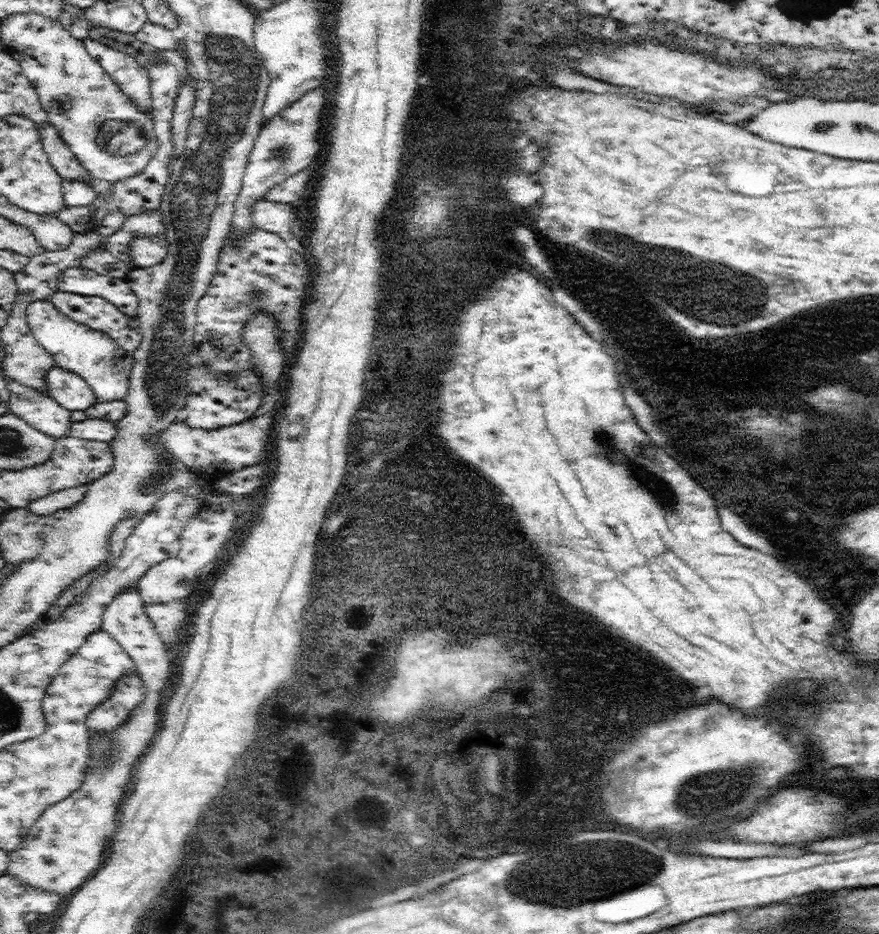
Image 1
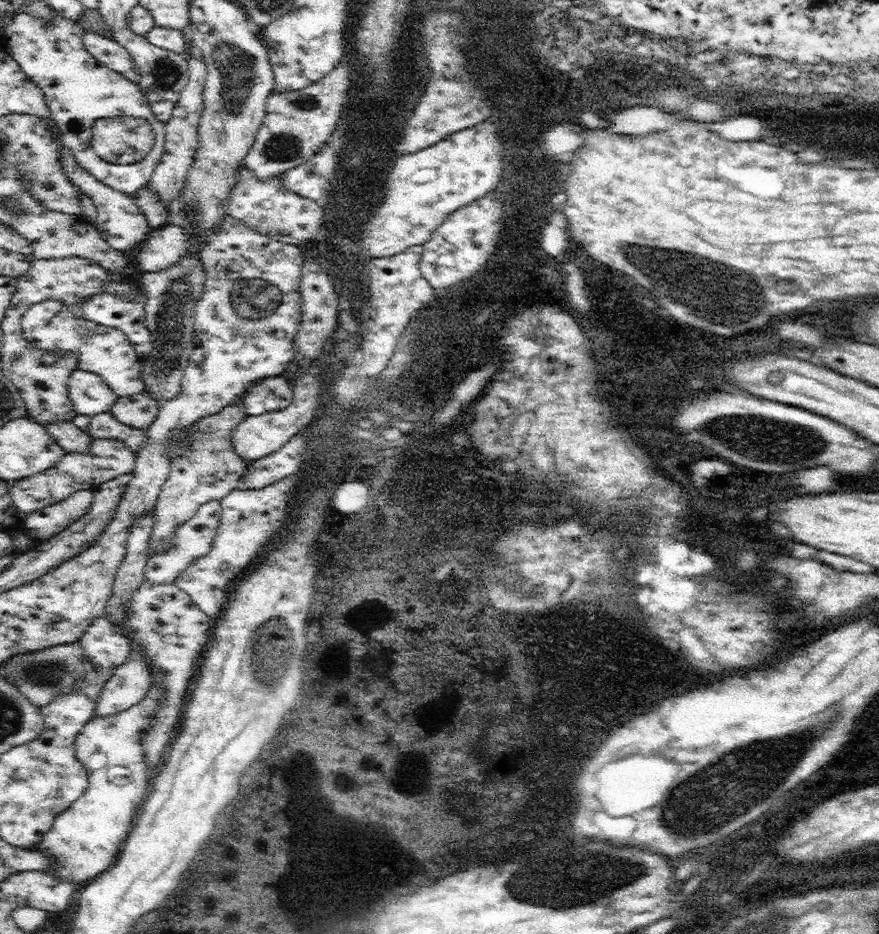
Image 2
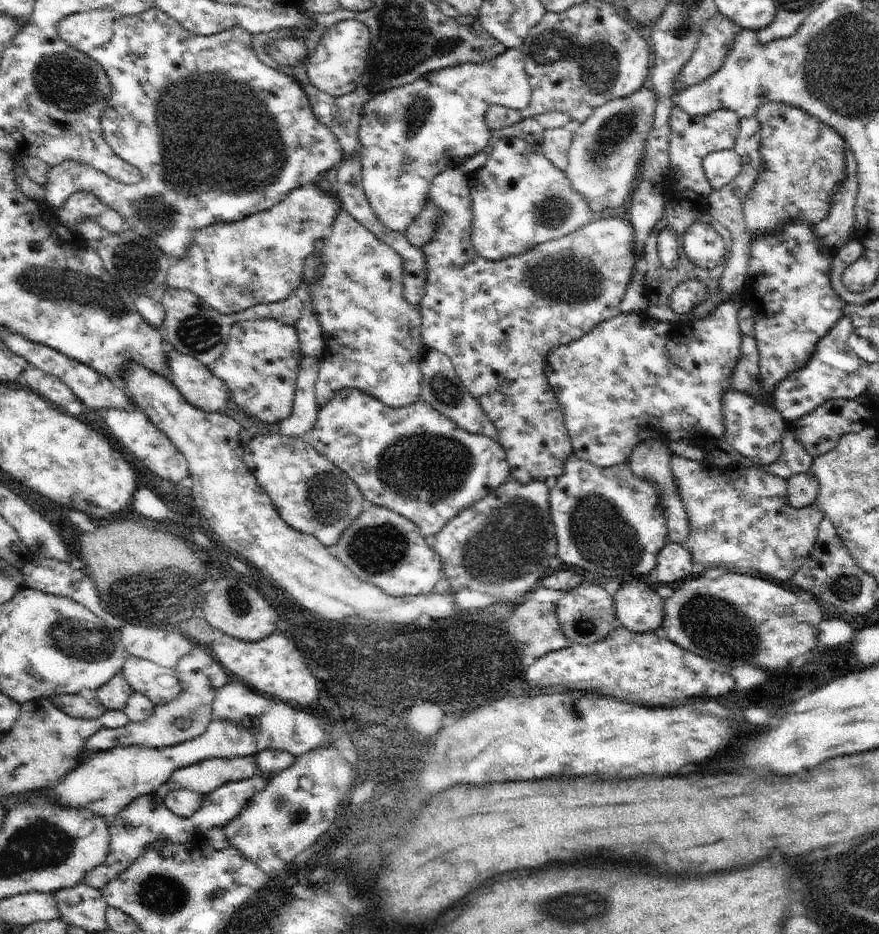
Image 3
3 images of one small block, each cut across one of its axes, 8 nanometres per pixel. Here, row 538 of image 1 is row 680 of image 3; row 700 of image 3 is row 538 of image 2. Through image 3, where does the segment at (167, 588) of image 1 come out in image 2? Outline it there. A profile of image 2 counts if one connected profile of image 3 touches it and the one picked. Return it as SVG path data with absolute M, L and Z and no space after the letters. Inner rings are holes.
M209 500L209 504L203 504L189 522L181 524L175 530L171 548L149 560L149 564L145 568L145 580L153 582L153 584L175 584L175 578L181 570L185 570L191 562L195 562L197 558L205 556L211 550L211 542L217 532L219 518L221 518L221 502L219 500Z

